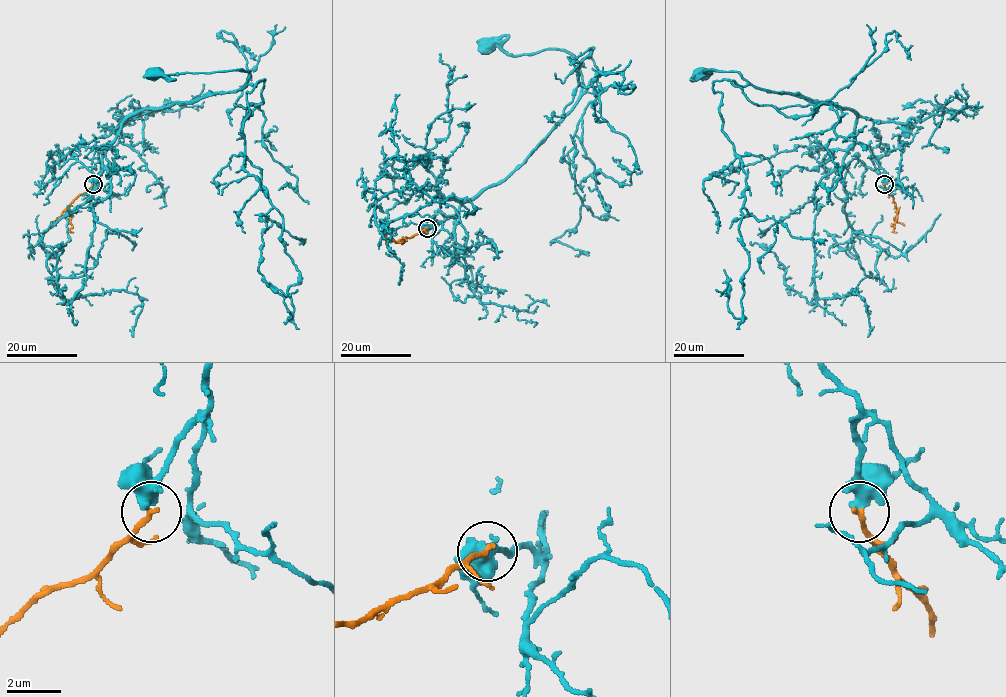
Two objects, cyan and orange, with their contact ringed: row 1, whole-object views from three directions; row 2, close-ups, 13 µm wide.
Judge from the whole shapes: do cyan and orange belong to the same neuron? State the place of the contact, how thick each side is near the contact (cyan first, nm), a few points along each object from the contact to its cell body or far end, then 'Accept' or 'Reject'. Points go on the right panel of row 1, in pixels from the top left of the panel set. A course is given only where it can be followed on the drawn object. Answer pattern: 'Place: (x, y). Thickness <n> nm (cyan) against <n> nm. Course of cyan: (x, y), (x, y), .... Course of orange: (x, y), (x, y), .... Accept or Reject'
Place: (884, 184). Thickness 420 nm (cyan) against 200 nm. Course of cyan: (884, 184), (872, 151), (855, 143), (856, 115), (849, 109), (767, 92), (734, 71), (701, 76). Course of orange: (884, 184), (898, 211), (894, 220), (904, 225). Accept

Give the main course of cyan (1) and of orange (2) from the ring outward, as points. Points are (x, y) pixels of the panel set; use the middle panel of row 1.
1: (426, 228), (443, 199), (464, 201), (503, 182), (583, 85), (563, 50), (512, 56), (496, 42), (485, 46)
2: (426, 228), (397, 242), (389, 239), (386, 243), (389, 249)

